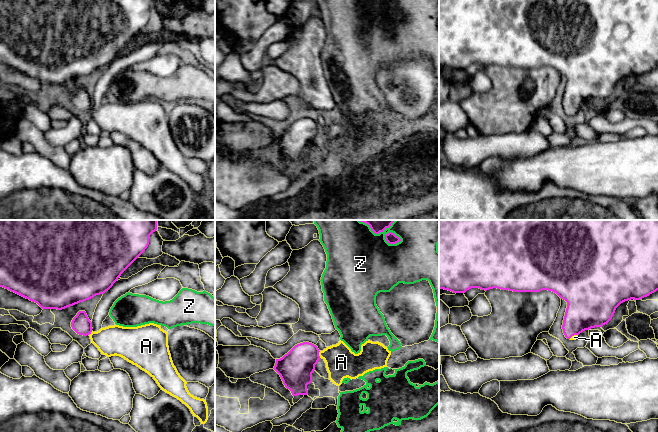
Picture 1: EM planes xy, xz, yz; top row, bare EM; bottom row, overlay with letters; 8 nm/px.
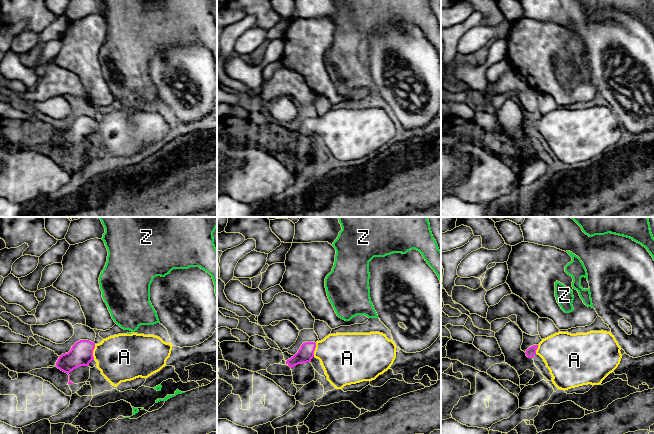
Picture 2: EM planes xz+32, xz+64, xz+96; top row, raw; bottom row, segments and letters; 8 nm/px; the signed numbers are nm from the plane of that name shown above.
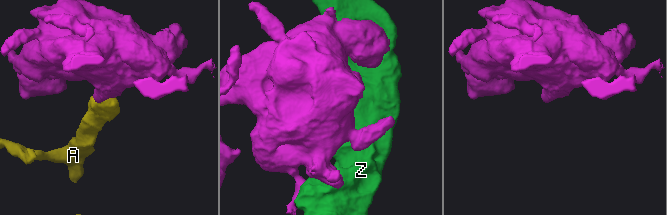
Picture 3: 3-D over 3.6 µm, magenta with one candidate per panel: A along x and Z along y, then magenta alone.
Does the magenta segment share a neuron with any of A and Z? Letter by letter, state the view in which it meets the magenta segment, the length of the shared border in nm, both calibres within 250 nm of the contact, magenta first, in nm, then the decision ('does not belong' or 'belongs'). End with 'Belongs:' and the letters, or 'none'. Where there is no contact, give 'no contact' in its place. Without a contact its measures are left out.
A: xz | 60 nm | 280/240 nm | belongs
Z: xz | 150 nm | 90/340 nm | does not belong
Belongs: A

